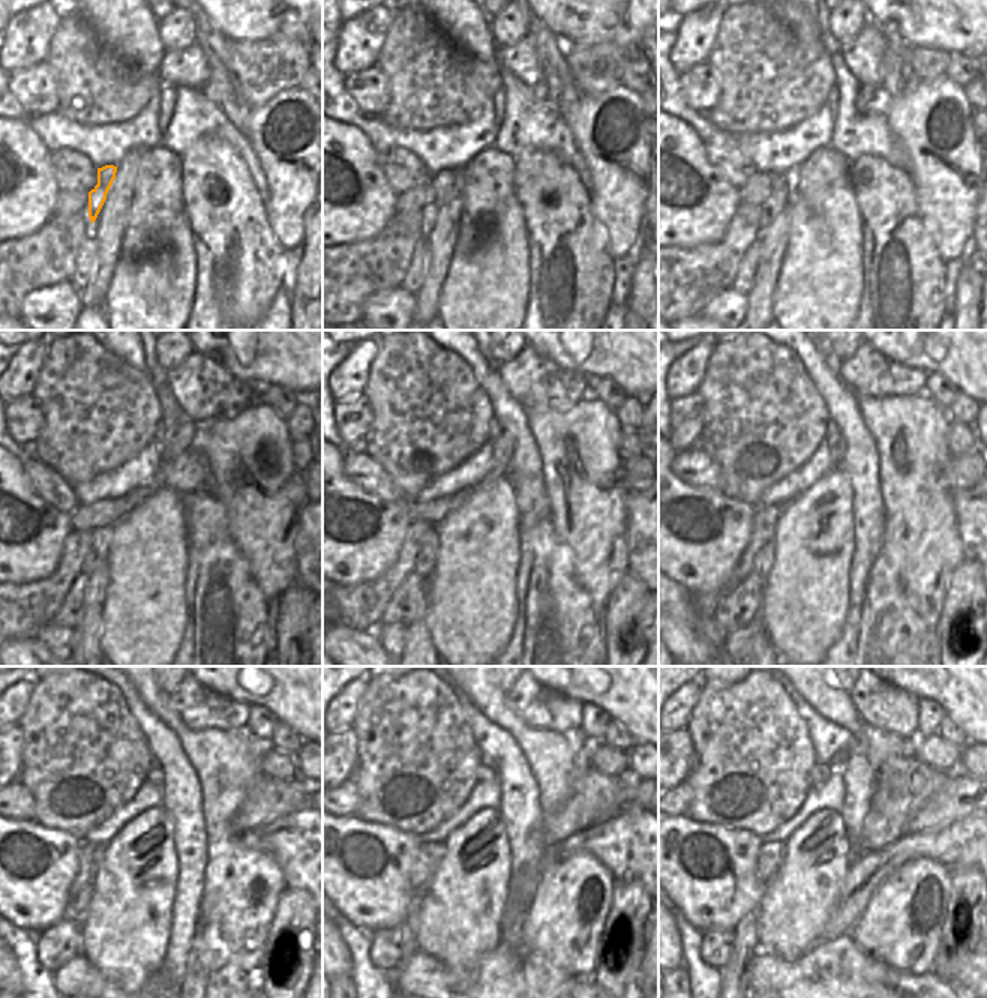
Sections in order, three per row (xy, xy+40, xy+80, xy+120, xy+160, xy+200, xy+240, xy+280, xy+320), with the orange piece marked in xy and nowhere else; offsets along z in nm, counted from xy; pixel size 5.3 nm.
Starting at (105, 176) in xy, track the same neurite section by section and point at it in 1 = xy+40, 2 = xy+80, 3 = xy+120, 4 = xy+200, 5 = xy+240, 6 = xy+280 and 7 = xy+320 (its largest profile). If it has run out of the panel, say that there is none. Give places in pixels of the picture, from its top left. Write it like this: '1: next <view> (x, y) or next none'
1: next xy+40 (443, 183)
2: next xy+80 (777, 200)
3: next xy+120 (101, 538)
4: next xy+200 (762, 562)
5: next xy+240 (77, 911)
6: next xy+280 (410, 929)
7: next xy+320 (735, 971)

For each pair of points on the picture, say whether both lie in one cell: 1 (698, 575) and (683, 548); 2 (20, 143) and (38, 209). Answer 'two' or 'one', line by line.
1: one
2: one

